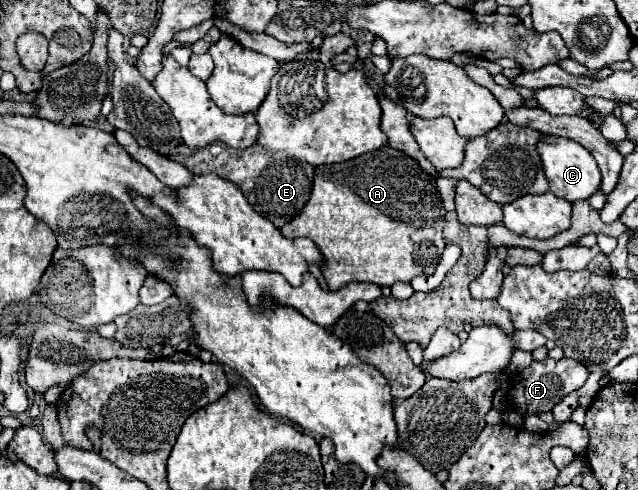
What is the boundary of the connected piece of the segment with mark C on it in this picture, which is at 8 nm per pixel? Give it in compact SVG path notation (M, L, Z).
M544 135L538 145L536 151L542 159L542 167L544 167L544 175L550 181L550 191L556 197L564 197L570 203L578 201L578 199L588 199L590 195L594 195L594 191L600 185L600 169L596 159L592 157L592 153L582 147L580 143L566 139L566 137L556 137L556 135Z

